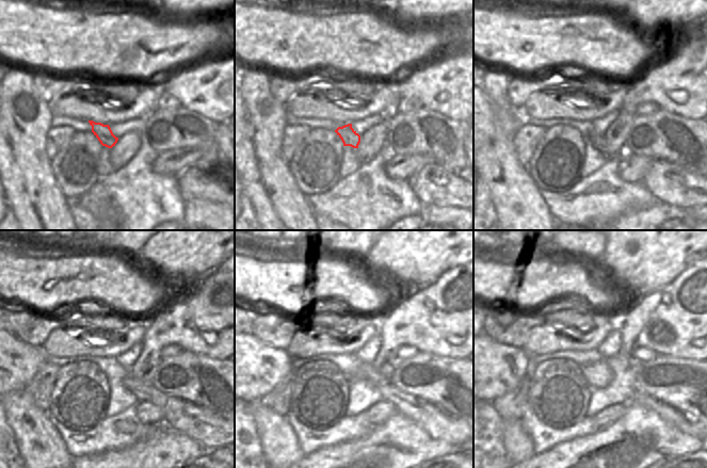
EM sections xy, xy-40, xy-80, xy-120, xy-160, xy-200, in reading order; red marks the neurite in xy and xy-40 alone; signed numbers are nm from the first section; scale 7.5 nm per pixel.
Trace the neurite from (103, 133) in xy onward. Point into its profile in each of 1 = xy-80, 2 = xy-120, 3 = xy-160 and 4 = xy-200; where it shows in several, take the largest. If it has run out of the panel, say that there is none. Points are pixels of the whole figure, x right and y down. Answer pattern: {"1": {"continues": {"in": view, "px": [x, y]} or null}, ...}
{"1": {"continues": {"in": "xy-80", "px": [597, 140]}}, "2": {"continues": {"in": "xy-120", "px": [211, 431]}}, "3": {"continues": {"in": "xy-160", "px": [436, 423]}}, "4": {"continues": {"in": "xy-200", "px": [673, 417]}}}

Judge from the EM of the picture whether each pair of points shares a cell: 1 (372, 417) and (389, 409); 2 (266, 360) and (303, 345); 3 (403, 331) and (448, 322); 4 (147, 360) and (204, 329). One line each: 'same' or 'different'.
1: same
2: different
3: same
4: same

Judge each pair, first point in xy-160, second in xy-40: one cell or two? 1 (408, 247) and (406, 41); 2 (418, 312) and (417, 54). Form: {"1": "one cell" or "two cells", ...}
{"1": "two cells", "2": "two cells"}

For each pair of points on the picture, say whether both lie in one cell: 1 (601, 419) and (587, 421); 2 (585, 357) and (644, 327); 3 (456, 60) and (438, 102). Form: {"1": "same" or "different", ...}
{"1": "different", "2": "different", "3": "same"}

